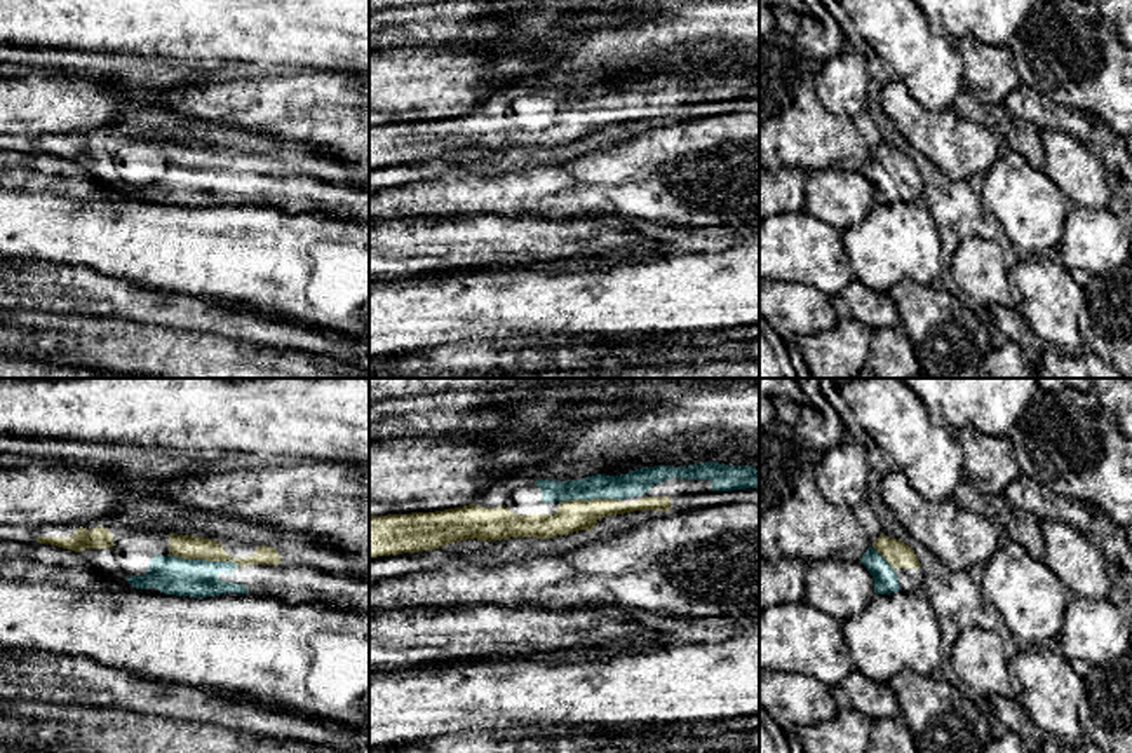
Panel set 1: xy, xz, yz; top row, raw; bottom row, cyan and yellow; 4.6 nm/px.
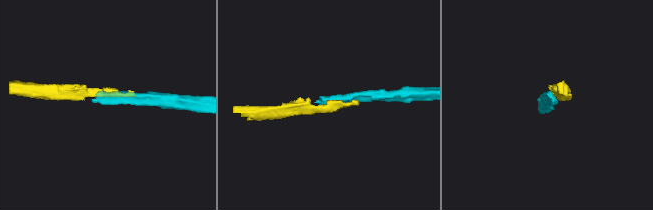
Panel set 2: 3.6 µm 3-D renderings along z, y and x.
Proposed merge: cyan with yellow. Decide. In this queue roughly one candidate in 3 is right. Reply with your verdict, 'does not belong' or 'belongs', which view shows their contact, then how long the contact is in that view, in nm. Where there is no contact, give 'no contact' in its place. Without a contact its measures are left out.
belongs; meets cyan in xy; contact 340 nm long

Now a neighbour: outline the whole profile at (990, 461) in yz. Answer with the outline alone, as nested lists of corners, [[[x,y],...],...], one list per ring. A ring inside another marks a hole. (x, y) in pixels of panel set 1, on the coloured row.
[[[968,425],[954,431],[963,455],[965,476],[987,495],[1000,495],[1021,476],[1021,465],[1008,436],[986,436]]]

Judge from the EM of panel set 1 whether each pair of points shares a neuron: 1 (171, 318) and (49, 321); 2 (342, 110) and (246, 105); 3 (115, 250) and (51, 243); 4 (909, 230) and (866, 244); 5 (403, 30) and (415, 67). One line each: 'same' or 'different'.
1: different
2: same
3: same
4: same
5: different

